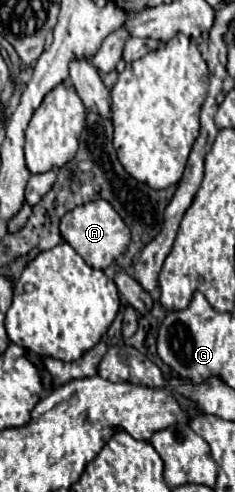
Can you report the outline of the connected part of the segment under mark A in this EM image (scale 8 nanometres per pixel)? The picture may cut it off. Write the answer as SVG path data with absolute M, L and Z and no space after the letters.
M93 200L87 204L81 204L73 210L69 210L63 218L61 218L61 236L67 244L73 246L73 250L93 268L105 270L107 266L113 264L113 260L123 254L129 246L131 234L127 224L123 222L123 218L115 212L115 208L107 202L107 200Z

